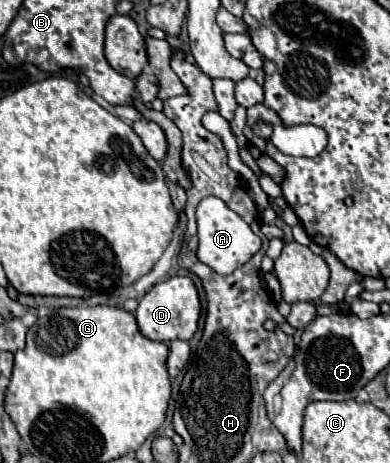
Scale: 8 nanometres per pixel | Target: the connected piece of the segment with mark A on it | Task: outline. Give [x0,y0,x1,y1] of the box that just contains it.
[196,196,260,274]

